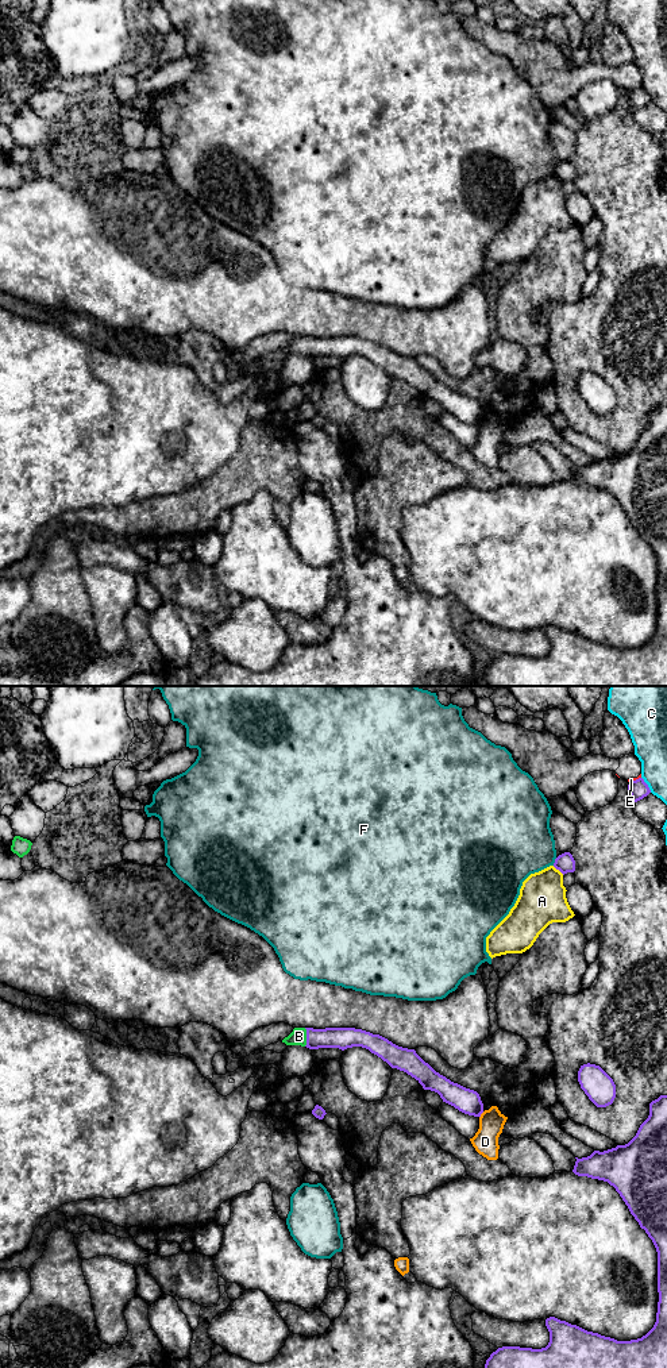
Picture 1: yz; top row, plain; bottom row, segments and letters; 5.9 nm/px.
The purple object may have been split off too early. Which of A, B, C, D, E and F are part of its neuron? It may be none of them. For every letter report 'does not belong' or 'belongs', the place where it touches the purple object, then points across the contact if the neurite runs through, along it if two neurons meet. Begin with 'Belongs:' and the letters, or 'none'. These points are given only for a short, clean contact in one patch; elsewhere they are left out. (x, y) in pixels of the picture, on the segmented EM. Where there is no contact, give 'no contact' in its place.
Belongs: B
A: does not belong; meets purple in yz at (558, 869)
B: belongs; meets purple in yz at (307, 1037); runs through yz (330, 1037), (307, 1037), (299, 1036)
C: does not belong; meets purple in yz at (647, 785)
D: does not belong; meets purple in yz at (481, 1113)
E: does not belong; meets purple in yz at (636, 779)
F: does not belong; meets purple in yz at (555, 862)

